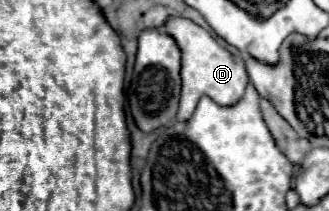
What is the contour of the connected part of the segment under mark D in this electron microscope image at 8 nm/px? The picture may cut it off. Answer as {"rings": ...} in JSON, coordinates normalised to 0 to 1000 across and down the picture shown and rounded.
{"rings":[[[508,81],[502,118],[489,137],[514,175],[532,175],[532,204],[550,232],[550,384],[556,384],[556,422],[550,422],[550,488],[544,488],[544,526],[538,526],[544,573],[568,573],[587,545],[593,498],[599,498],[611,450],[641,460],[666,498],[708,498],[708,488],[720,488],[733,469],[733,450],[745,441],[745,412],[757,393],[751,336],[745,336],[745,289],[733,270],[714,270],[684,223],[672,223],[635,166],[635,147],[623,147],[617,128],[605,128],[581,90]]]}

